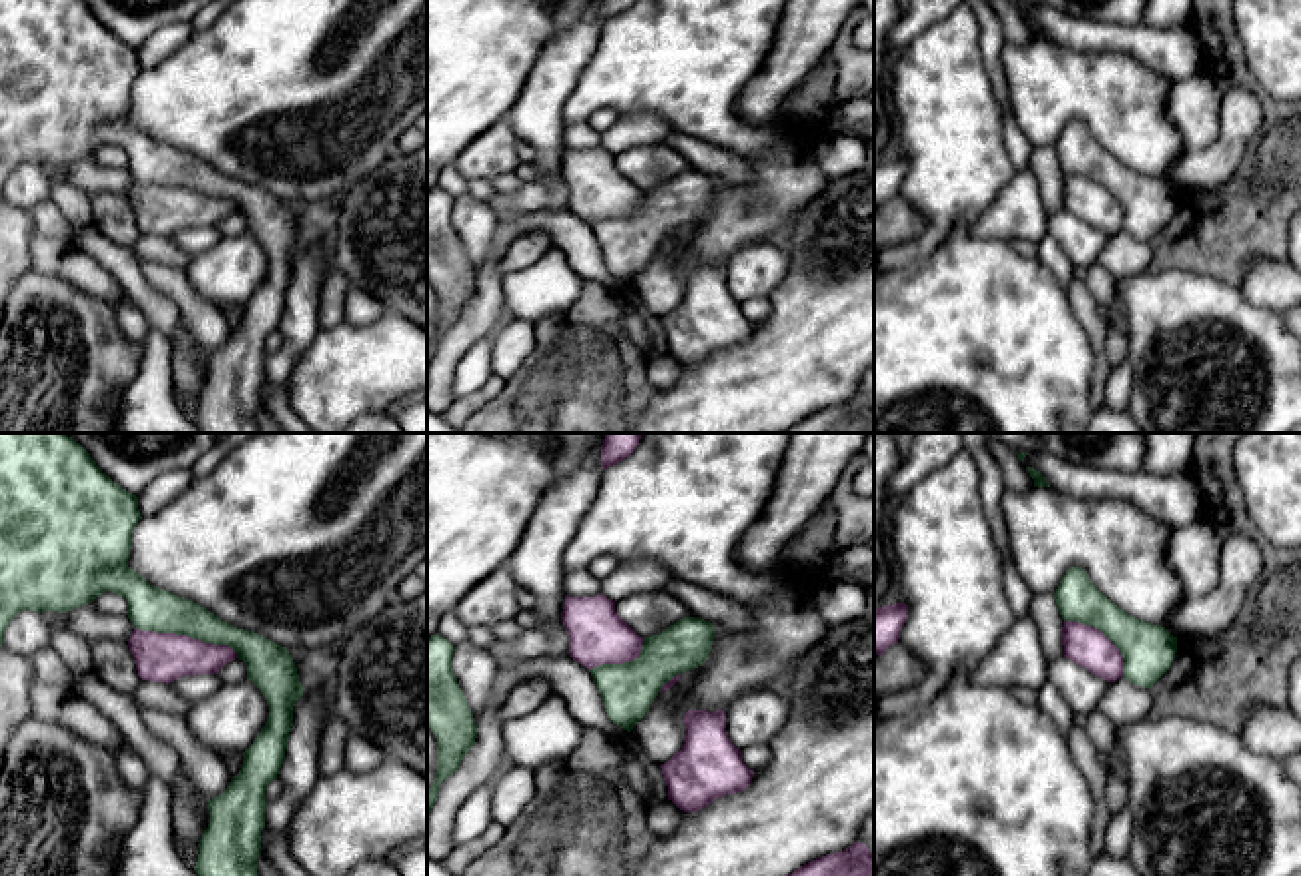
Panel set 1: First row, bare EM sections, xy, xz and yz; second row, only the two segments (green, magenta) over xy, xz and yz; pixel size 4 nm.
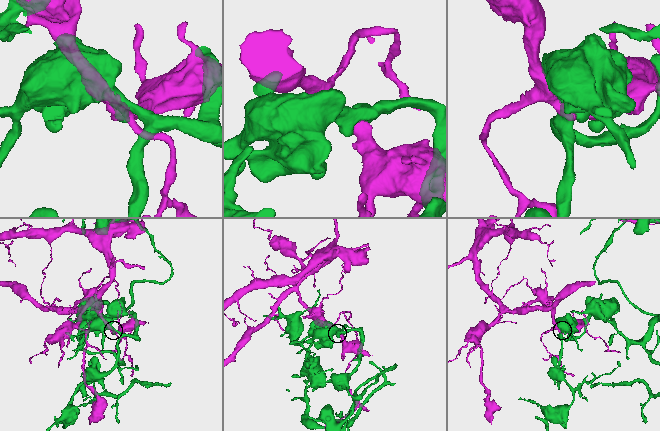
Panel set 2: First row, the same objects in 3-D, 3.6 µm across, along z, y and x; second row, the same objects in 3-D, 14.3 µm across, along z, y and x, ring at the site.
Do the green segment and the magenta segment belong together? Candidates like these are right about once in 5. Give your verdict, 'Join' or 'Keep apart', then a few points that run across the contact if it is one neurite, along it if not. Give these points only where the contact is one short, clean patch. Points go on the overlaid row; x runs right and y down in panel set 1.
Keep apart

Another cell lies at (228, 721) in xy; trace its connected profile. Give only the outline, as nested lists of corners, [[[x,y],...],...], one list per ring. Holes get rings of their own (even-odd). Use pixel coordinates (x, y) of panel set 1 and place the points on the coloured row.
[[[247,678],[239,684],[217,684],[216,692],[190,704],[184,714],[192,734],[221,758],[243,754],[269,716],[269,706],[261,690]]]

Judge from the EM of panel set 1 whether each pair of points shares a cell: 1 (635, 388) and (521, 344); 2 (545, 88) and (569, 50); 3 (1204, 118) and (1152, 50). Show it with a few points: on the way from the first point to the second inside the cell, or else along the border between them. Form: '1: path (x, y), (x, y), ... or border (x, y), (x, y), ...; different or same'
1: border (533, 324), (535, 352), (505, 382); different
2: path (551, 78), (561, 60); same
3: border (1196, 70), (1174, 82); different

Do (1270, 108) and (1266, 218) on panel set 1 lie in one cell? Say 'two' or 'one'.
one

